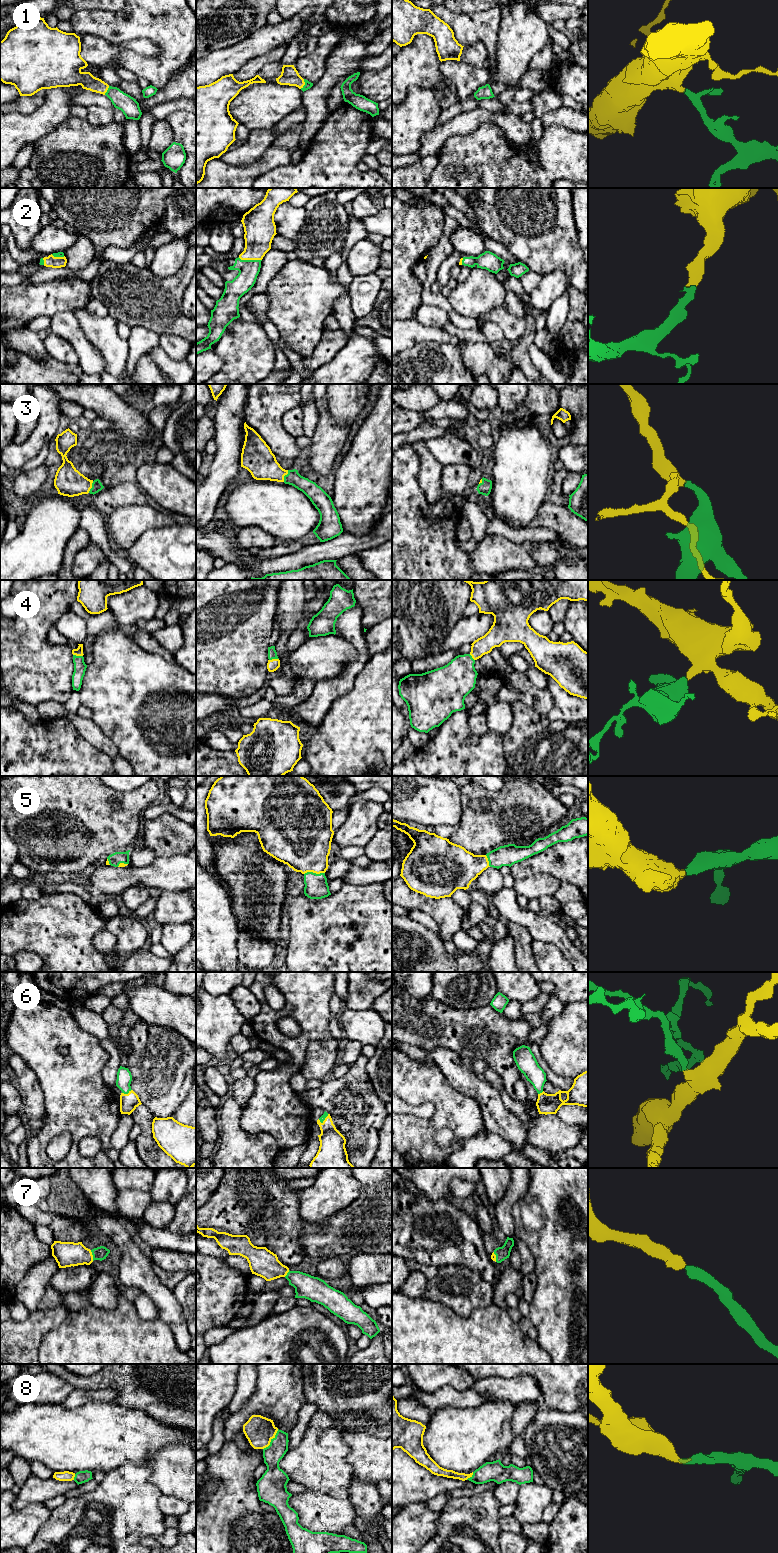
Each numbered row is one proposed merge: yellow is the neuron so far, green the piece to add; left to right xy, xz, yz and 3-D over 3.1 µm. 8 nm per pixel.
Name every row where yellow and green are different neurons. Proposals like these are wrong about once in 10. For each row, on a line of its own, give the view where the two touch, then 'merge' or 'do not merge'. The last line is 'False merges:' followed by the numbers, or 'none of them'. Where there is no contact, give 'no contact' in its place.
1: contact in xz; merge
2: contact in xz; merge
3: contact in xz; merge
4: contact in xy; merge
5: contact in xz; merge
6: contact in xy; merge
7: contact in xy; merge
8: contact in xz; merge
False merges: none of them

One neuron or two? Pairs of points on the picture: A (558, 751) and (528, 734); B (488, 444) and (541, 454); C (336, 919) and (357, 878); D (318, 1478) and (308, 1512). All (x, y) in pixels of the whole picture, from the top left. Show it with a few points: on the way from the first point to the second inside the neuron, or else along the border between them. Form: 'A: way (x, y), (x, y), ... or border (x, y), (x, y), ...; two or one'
A: way (551, 746), (544, 746), (538, 740), (535, 740); one
B: border (495, 443), (490, 451); two
C: border (344, 882), (352, 884), (378, 884); two
D: border (308, 1489), (323, 1492), (336, 1498); two

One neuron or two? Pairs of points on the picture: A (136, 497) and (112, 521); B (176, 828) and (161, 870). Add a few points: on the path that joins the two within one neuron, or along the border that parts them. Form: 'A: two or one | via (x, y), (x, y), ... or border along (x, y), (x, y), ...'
A: two | border along (146, 502), (141, 505), (121, 505), (108, 516)
B: two | border along (185, 854), (156, 857)

